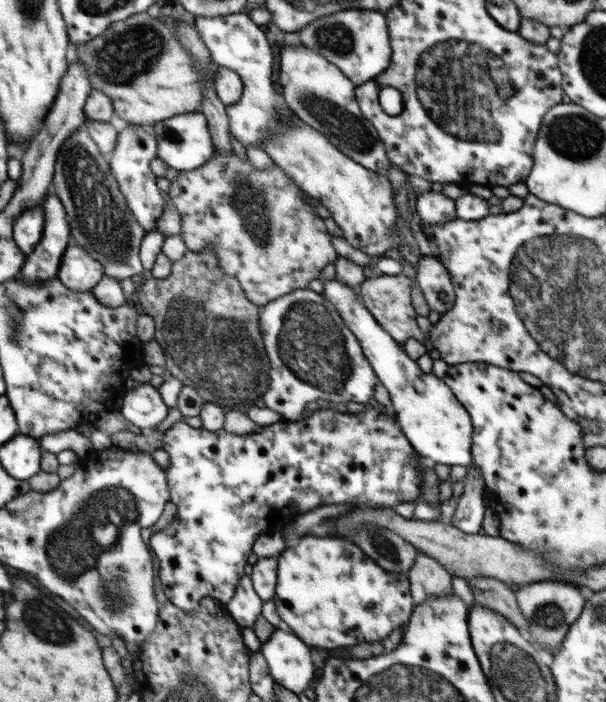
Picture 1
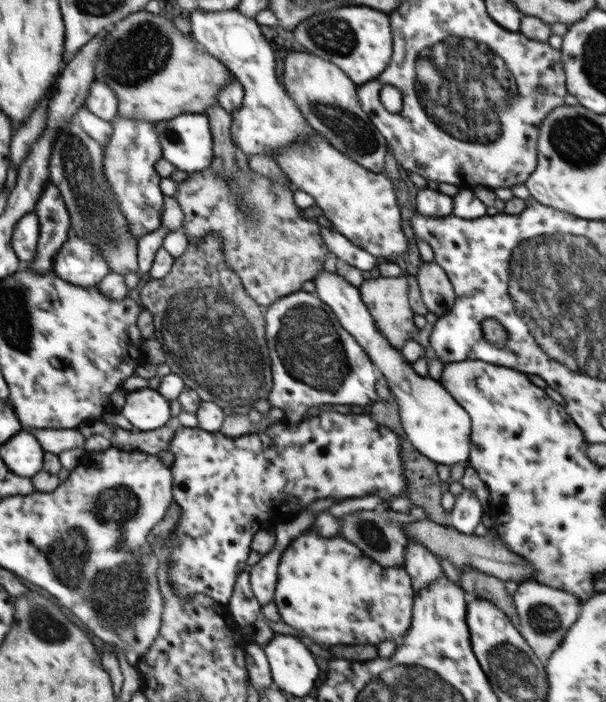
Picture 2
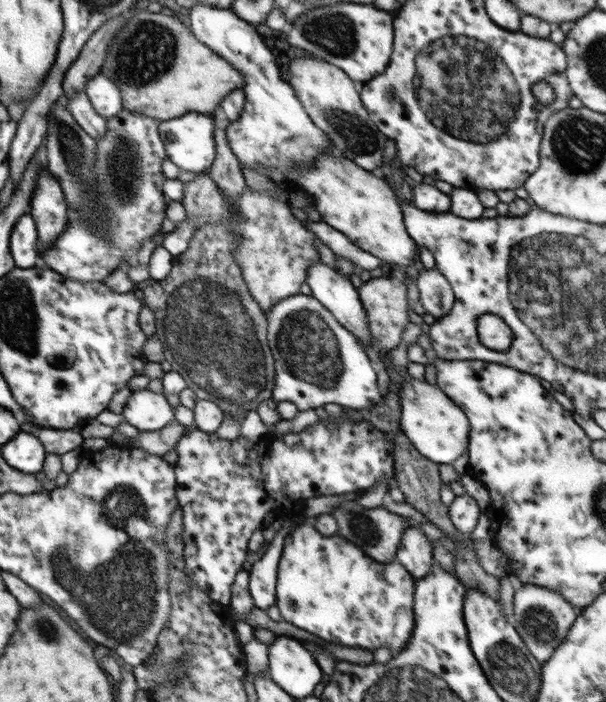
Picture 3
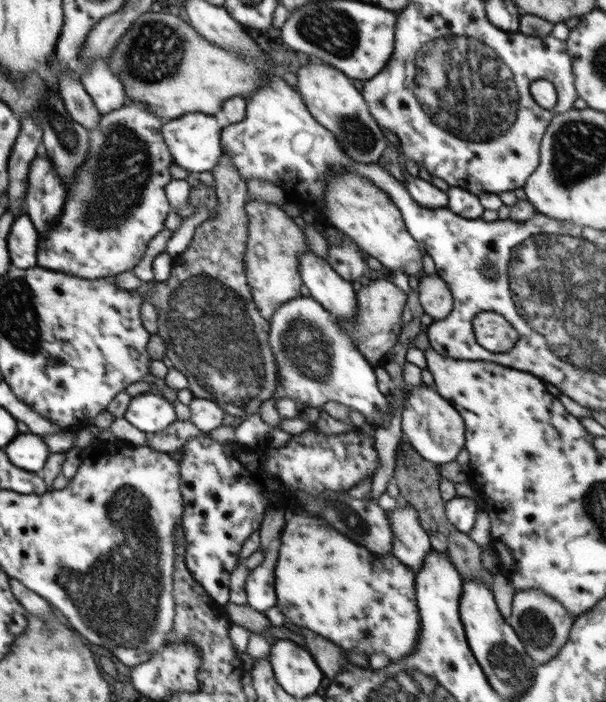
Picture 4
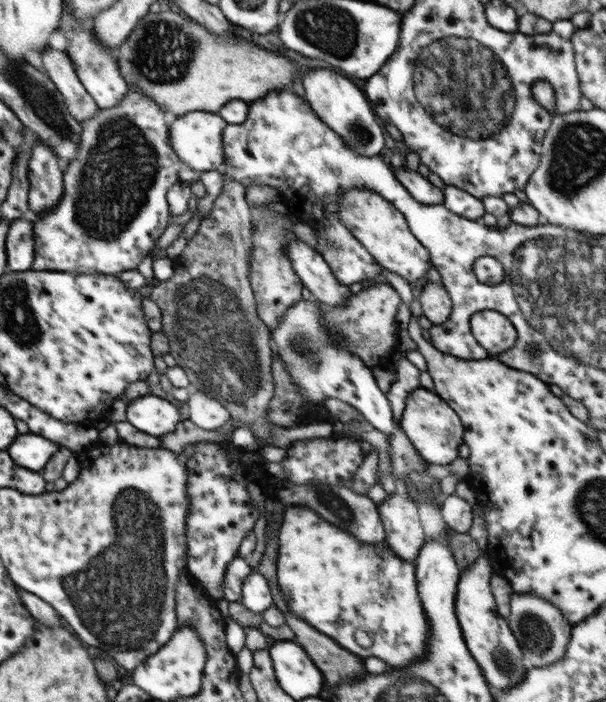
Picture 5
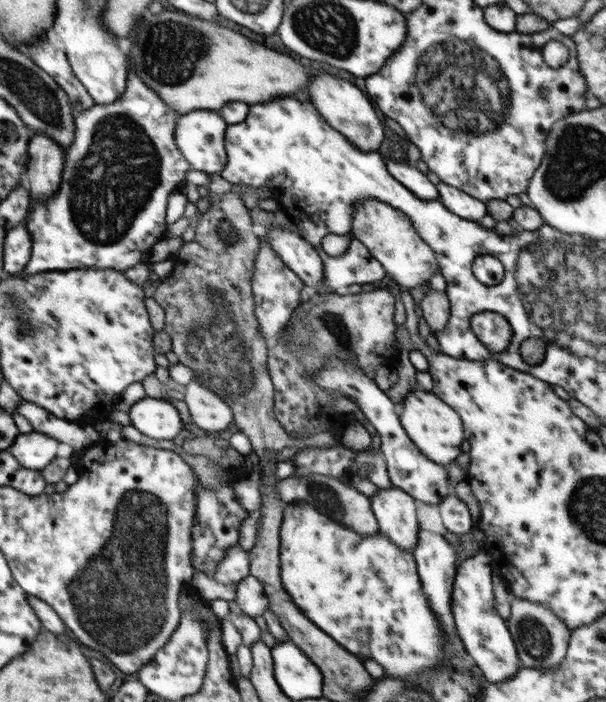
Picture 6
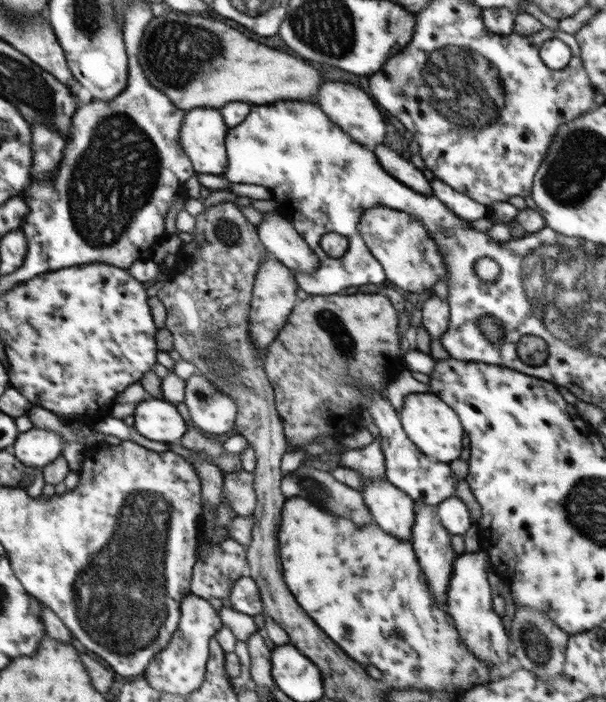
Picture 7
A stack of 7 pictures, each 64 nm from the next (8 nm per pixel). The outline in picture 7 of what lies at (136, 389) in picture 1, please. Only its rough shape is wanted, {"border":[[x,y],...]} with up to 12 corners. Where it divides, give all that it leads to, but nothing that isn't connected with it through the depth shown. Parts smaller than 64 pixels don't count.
{"border":[[146,397],[132,415],[138,433],[178,443],[188,430],[176,406]]}

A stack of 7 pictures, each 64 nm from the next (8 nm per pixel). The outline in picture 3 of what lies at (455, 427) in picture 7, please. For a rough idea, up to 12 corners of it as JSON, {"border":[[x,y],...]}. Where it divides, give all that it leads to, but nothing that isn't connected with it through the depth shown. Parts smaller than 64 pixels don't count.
{"border":[[406,372],[401,430],[422,456],[452,464],[470,422],[440,387]]}

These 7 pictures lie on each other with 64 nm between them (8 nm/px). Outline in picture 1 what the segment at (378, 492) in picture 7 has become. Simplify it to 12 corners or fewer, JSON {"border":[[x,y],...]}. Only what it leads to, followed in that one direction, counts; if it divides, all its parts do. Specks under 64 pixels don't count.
{"border":[[418,551],[407,572],[412,605],[450,595],[451,574]]}

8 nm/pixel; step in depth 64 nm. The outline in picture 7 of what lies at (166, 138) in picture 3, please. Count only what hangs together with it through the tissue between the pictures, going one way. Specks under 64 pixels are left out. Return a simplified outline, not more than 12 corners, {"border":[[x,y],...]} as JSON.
{"border":[[196,107],[180,126],[195,172],[228,166],[229,126],[217,108]]}

